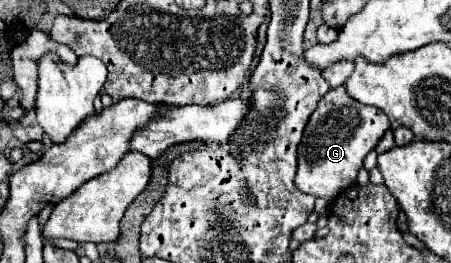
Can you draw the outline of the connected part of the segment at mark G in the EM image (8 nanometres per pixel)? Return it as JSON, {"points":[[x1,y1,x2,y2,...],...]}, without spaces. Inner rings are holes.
{"points":[[343,87,331,89,319,101,313,111,299,145,299,165,297,165,297,187,303,193,315,197,335,199,357,179,357,171,363,167,363,161,369,151,373,151,389,129,389,119,381,109,361,105,355,99,345,95]]}

